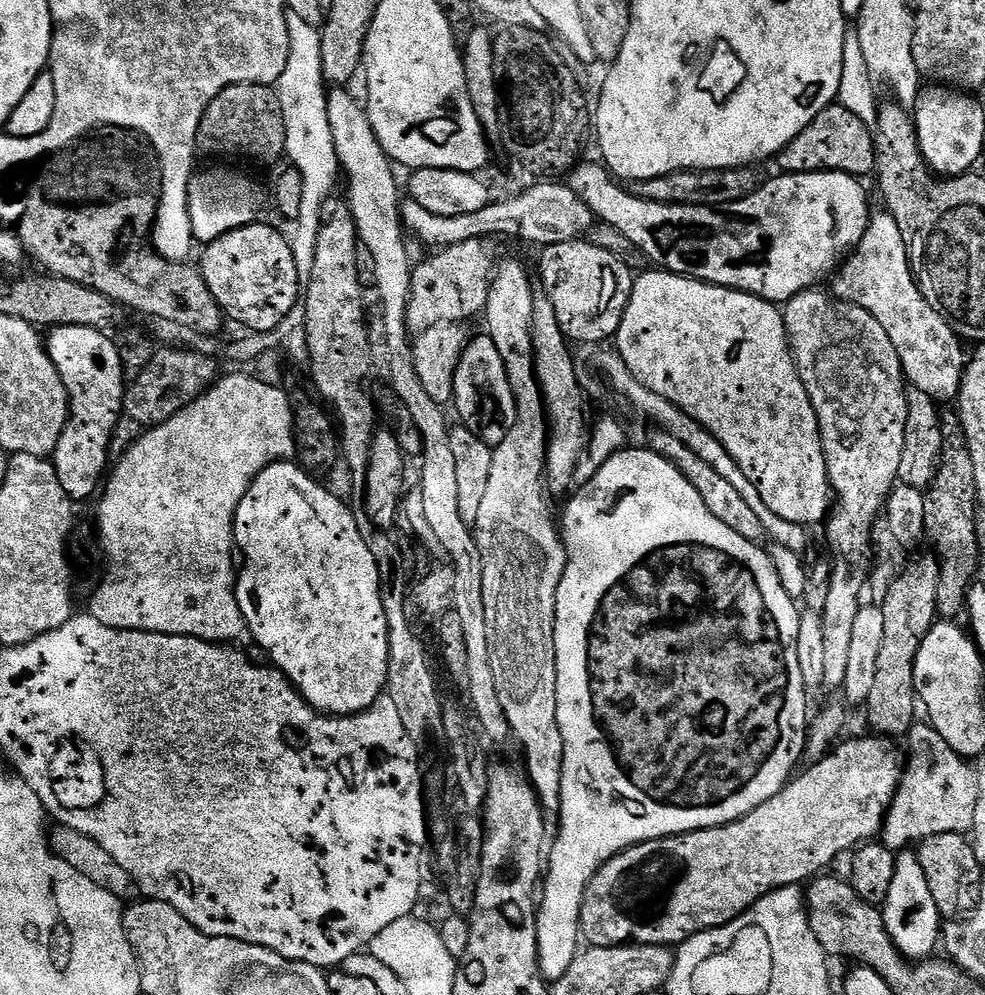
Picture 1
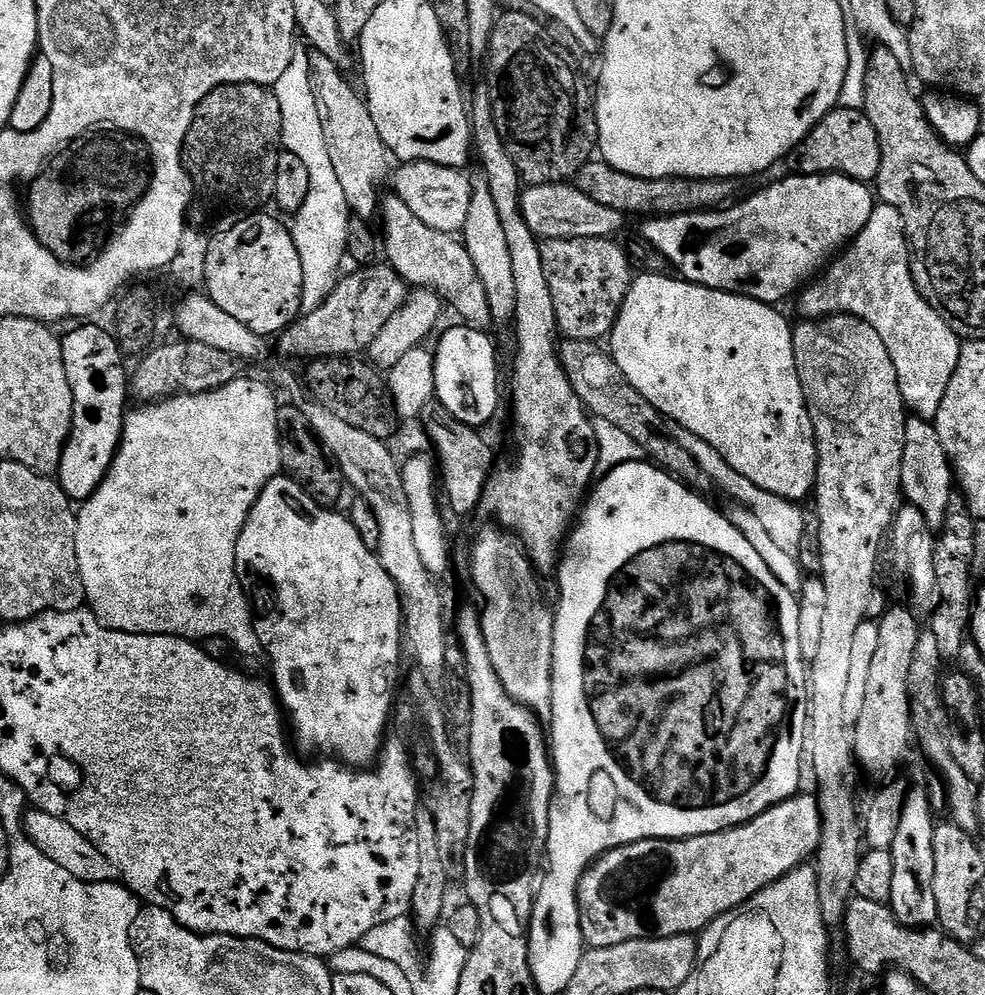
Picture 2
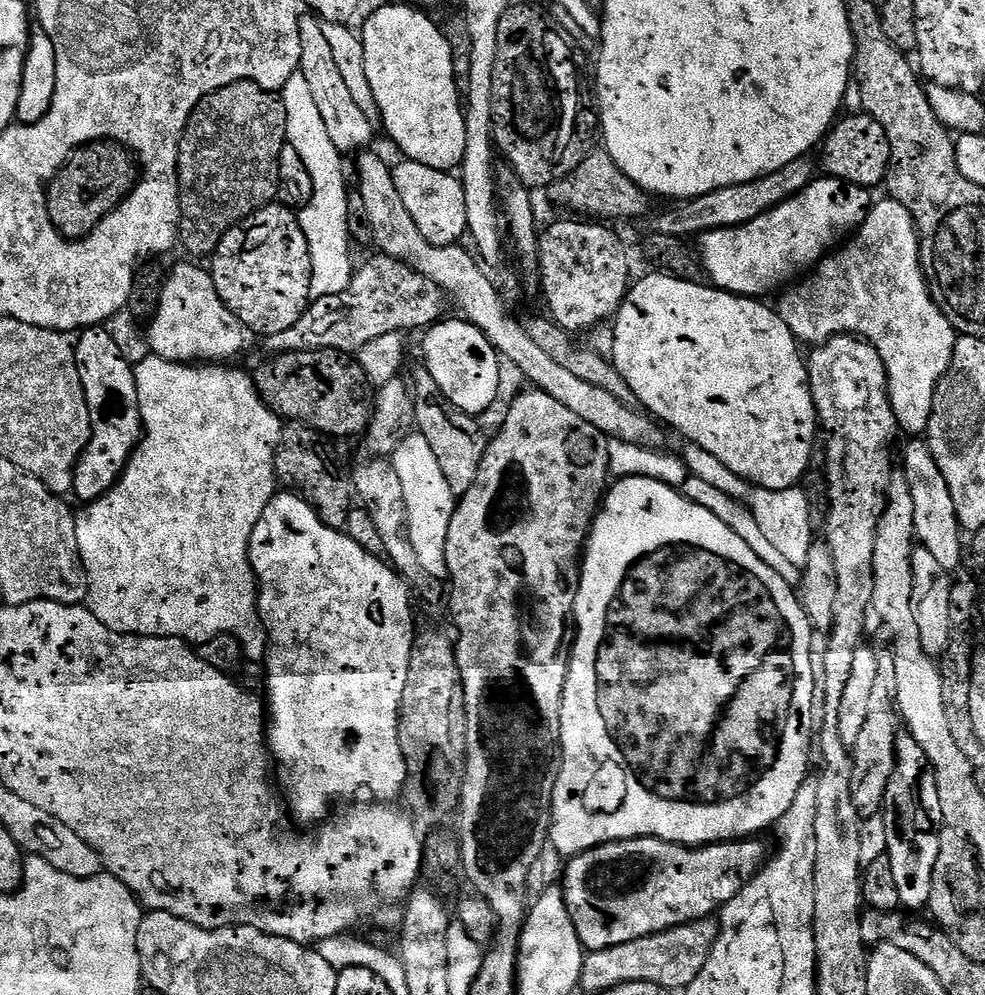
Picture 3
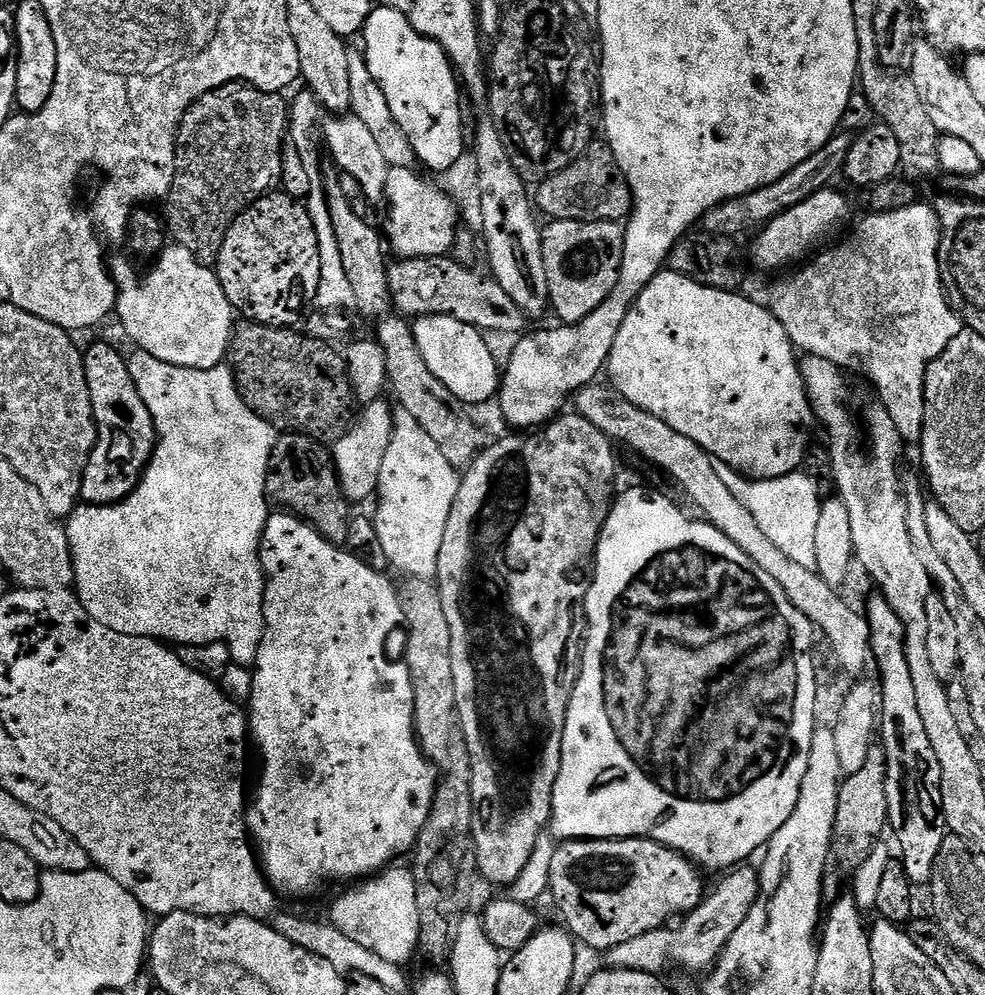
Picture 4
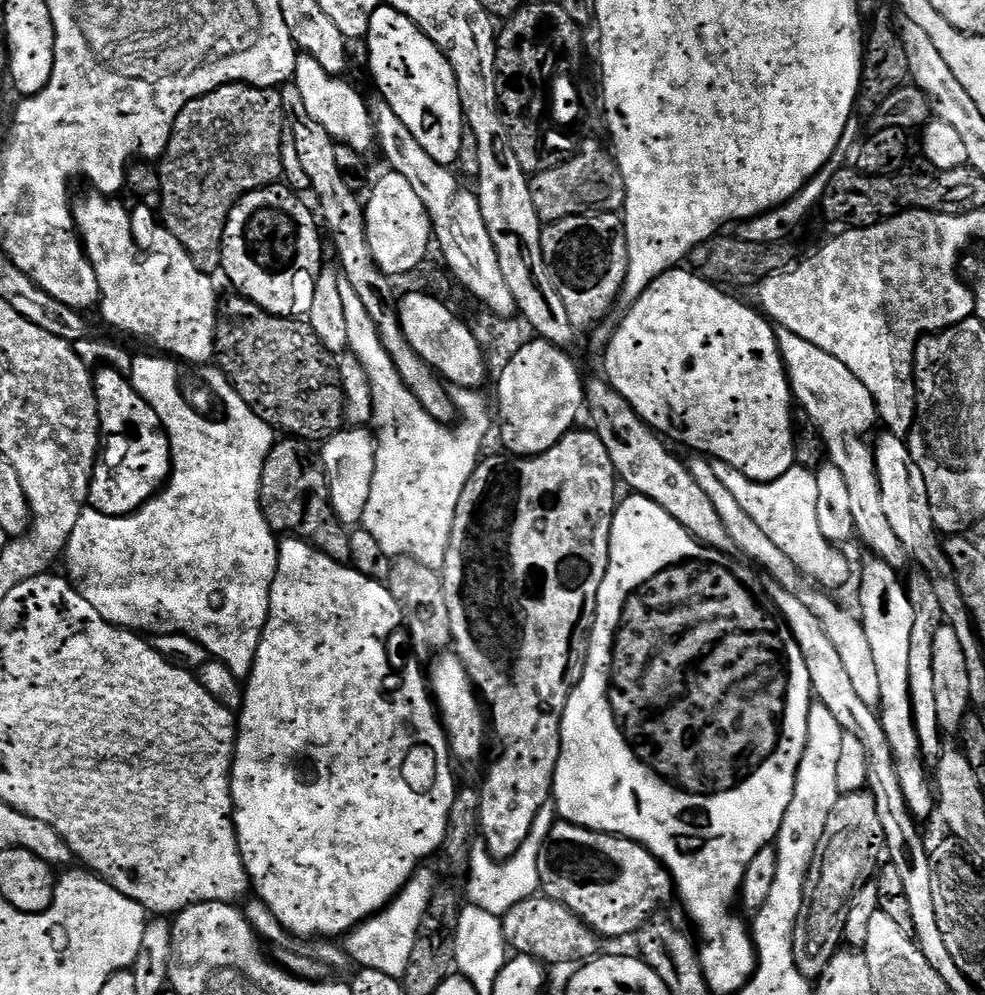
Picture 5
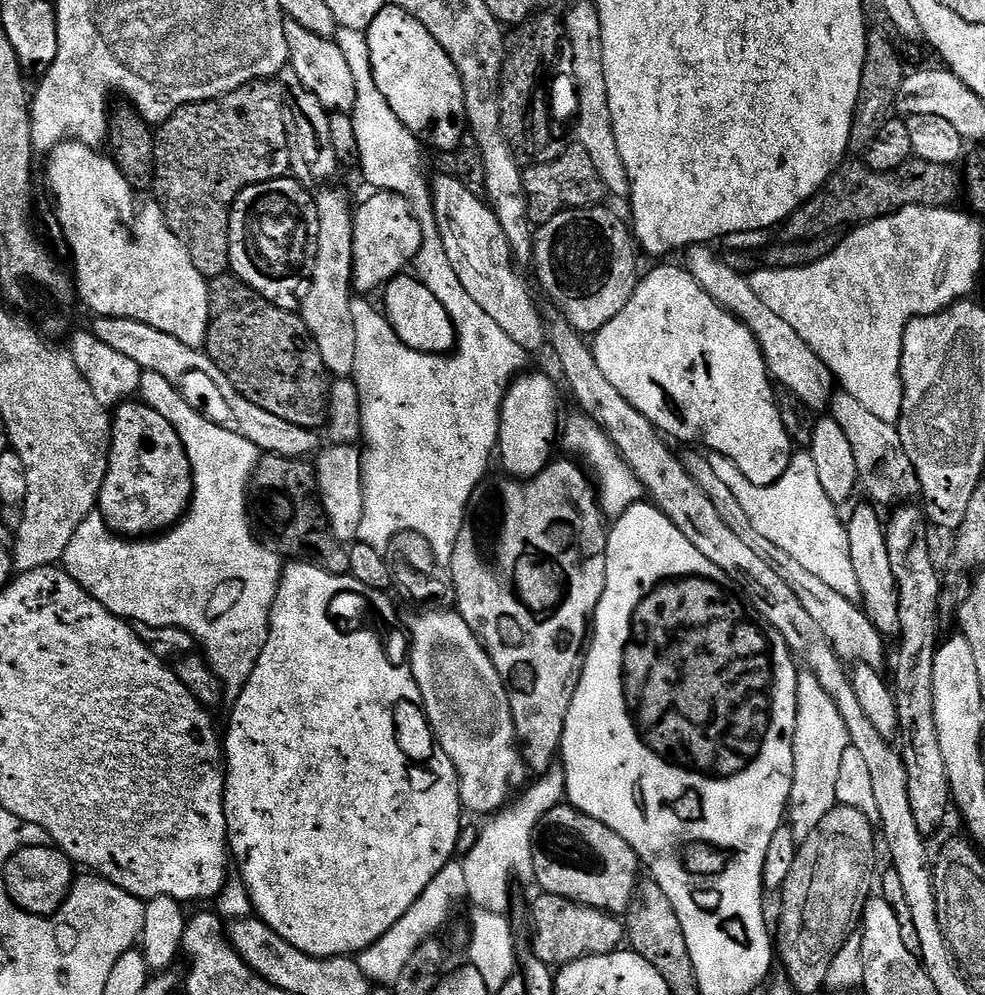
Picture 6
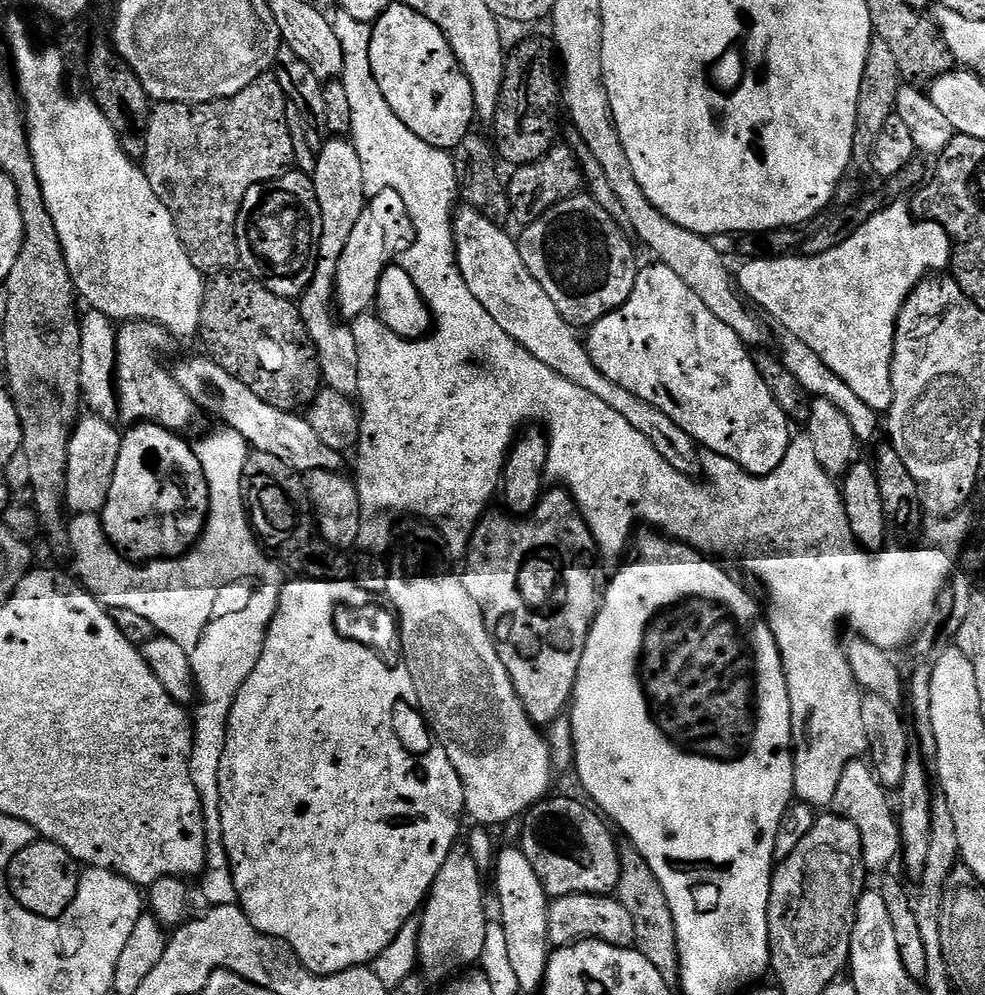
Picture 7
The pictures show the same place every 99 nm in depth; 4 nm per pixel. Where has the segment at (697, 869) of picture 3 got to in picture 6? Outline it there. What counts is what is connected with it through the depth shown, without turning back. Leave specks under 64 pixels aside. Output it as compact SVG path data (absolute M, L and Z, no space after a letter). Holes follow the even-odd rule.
M562 802L538 822L532 839L532 876L541 884L540 888L545 893L560 895L572 900L574 904L585 904L600 911L624 914L627 913L634 890L641 879L642 865L631 846L621 836L614 834L610 826L582 814L571 804Z

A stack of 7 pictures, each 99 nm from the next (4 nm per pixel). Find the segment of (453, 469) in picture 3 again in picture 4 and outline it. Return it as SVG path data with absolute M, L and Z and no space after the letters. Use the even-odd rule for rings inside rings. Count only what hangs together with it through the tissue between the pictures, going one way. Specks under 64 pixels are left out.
M335 167L323 169L324 194L328 197L330 222L334 222L334 238L338 238L338 250L342 254L342 266L346 269L346 279L354 290L355 311L361 312L368 320L376 323L374 339L382 346L382 354L386 354L386 374L388 388L396 395L395 403L404 408L434 438L438 450L442 450L450 466L457 470L467 469L468 465L480 455L480 428L471 416L469 405L462 403L426 366L426 358L422 358L422 350L418 350L418 342L412 333L412 324L396 311L390 282L388 281L389 261L384 260L386 240L376 233L376 228L365 217L354 214L350 210L350 202L346 202L346 194L342 194L340 185L341 173Z

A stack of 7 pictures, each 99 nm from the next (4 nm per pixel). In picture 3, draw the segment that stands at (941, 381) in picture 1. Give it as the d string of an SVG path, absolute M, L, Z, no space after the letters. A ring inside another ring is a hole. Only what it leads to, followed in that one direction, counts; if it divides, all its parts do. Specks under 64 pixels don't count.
M883 199L873 203L864 225L856 229L843 247L825 255L810 274L783 293L785 296L778 303L778 311L782 322L786 322L801 345L825 344L830 338L845 334L858 336L872 344L886 366L888 397L897 425L903 431L905 428L909 437L920 438L928 430L936 388L952 364L958 333L946 314L942 314L932 301L932 293L928 290L928 281L920 265L920 237L916 235L916 224L912 221L910 210L896 200Z

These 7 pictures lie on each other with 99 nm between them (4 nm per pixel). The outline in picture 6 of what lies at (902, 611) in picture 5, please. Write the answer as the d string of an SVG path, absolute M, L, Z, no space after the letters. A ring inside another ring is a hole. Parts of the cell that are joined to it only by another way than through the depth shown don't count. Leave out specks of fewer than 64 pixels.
M863 502L852 512L852 517L847 517L846 527L848 529L848 541L850 542L850 558L854 562L854 574L858 577L858 586L860 587L859 599L862 601L862 607L867 612L870 622L881 634L899 633L900 619L898 618L898 586L894 582L894 570L890 570L890 554L886 554L886 527L885 521L880 520L880 516L871 503Z

